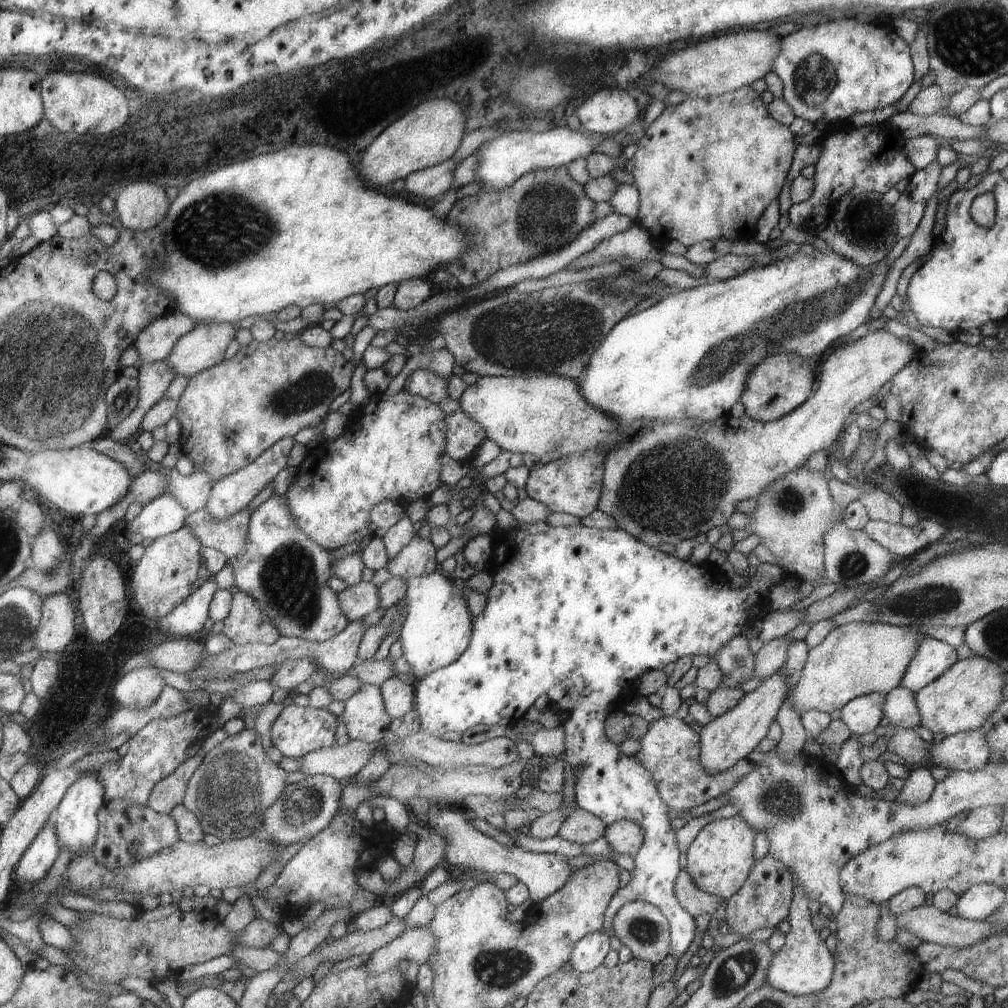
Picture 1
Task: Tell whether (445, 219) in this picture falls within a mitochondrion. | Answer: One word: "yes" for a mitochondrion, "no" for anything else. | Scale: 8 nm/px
no

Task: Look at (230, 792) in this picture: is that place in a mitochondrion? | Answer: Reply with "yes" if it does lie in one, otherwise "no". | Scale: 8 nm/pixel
yes

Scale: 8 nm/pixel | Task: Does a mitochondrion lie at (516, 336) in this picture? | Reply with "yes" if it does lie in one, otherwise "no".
yes

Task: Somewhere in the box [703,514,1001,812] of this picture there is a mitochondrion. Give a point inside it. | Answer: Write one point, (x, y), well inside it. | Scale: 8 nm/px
(934, 599)

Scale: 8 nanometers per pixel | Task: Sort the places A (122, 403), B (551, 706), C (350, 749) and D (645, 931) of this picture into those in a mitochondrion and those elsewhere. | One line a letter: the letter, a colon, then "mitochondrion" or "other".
A: mitochondrion
B: other
C: other
D: mitochondrion

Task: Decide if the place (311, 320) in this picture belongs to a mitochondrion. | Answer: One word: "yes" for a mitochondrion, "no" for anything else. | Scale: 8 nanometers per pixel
no

